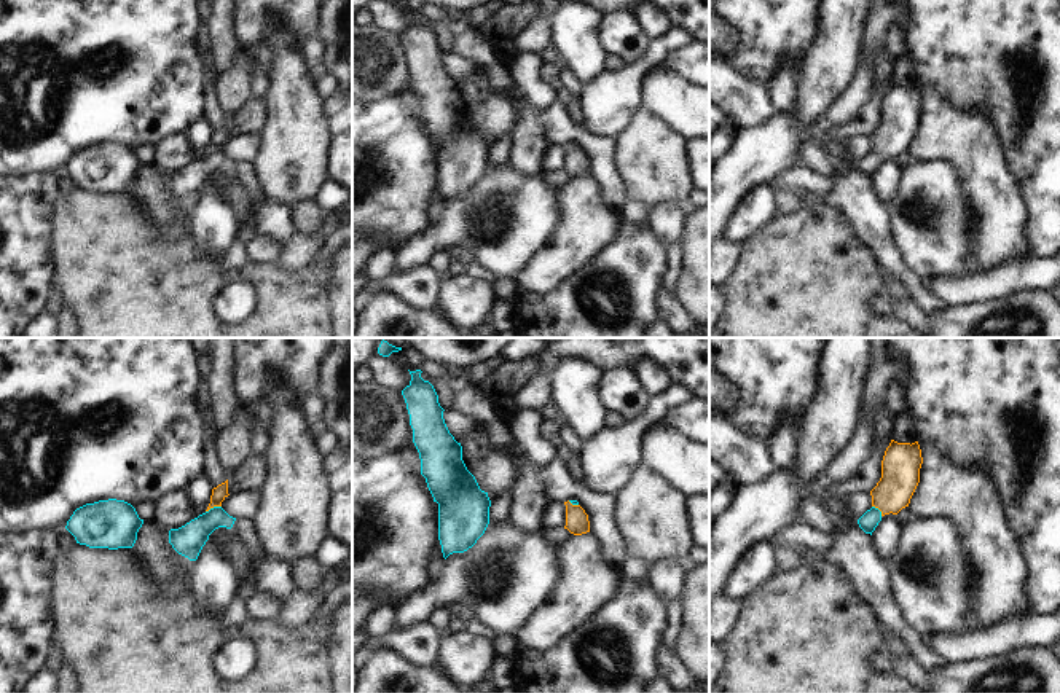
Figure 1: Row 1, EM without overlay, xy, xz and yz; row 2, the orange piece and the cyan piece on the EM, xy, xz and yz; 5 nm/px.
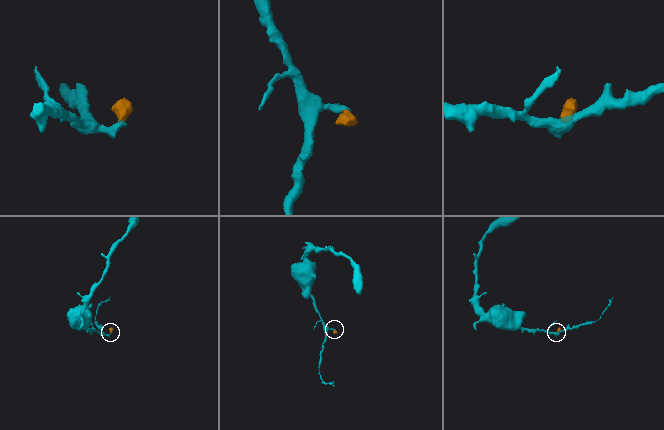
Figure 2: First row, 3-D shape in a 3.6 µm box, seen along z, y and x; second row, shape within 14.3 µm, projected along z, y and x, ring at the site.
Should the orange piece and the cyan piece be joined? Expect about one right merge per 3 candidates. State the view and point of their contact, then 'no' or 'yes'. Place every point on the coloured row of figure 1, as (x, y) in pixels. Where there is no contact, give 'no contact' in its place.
meets orange in xy at (212, 507); yes

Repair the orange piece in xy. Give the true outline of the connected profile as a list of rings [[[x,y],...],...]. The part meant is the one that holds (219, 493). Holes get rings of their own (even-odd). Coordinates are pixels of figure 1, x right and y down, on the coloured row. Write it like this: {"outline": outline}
{"outline": [[[228,480],[212,489],[210,503],[207,510],[198,518],[191,519],[179,529],[169,531],[169,543],[172,548],[188,558],[196,561],[202,546],[209,540],[209,535],[218,529],[231,529],[236,518],[230,516],[223,508],[222,502],[228,497]]]}

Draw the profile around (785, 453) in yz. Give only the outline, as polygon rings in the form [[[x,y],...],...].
[[[781,425],[778,435],[770,443],[770,456],[775,468],[789,476],[794,489],[800,487],[800,459],[799,459],[799,438],[795,429]]]

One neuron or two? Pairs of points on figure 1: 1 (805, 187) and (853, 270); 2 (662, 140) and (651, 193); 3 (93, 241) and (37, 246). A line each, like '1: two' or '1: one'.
1: two
2: one
3: two

